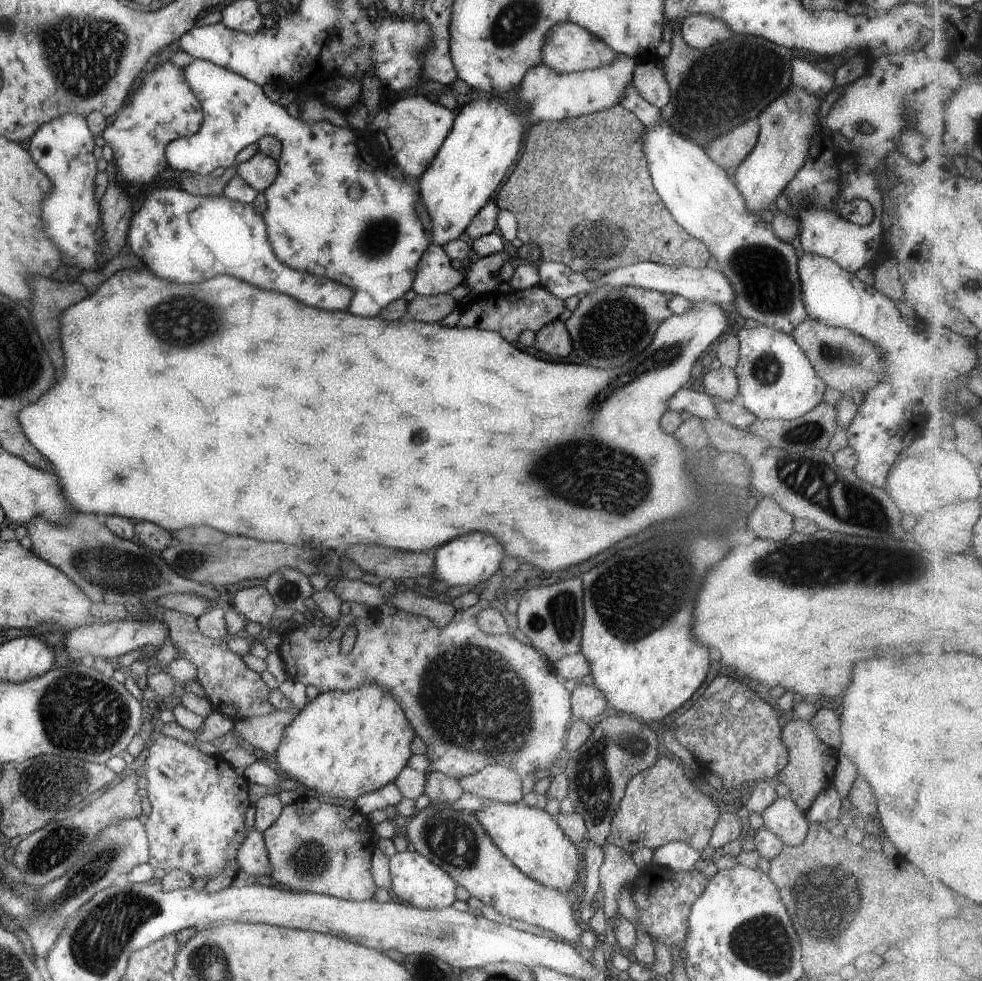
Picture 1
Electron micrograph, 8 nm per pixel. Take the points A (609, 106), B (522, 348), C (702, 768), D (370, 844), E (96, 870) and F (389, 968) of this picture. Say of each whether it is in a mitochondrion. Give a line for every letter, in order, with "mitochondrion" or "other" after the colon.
A: other
B: other
C: other
D: other
E: mitochondrion
F: other

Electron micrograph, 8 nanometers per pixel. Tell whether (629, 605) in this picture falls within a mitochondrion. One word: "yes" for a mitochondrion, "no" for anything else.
yes

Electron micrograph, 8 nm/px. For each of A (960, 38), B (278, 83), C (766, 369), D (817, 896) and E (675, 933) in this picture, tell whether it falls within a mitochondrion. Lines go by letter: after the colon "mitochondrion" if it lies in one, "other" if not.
A: other
B: other
C: mitochondrion
D: mitochondrion
E: other

